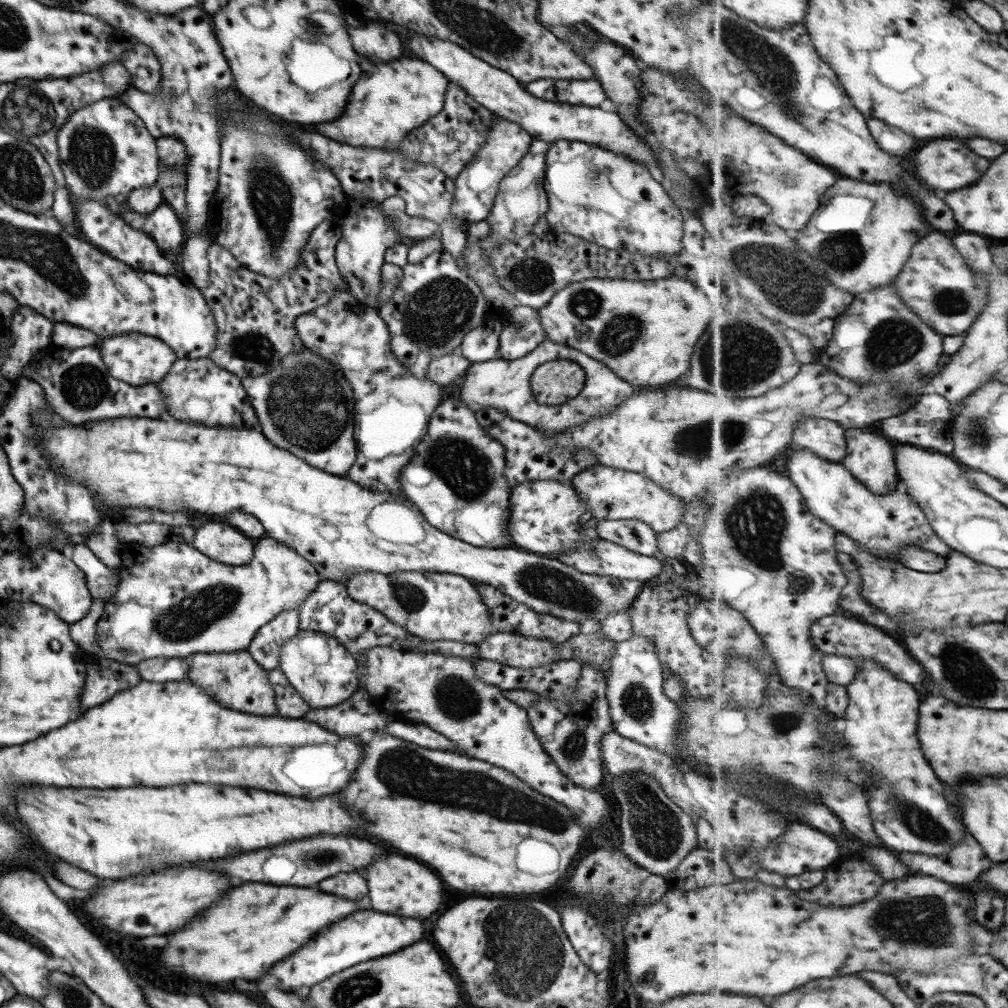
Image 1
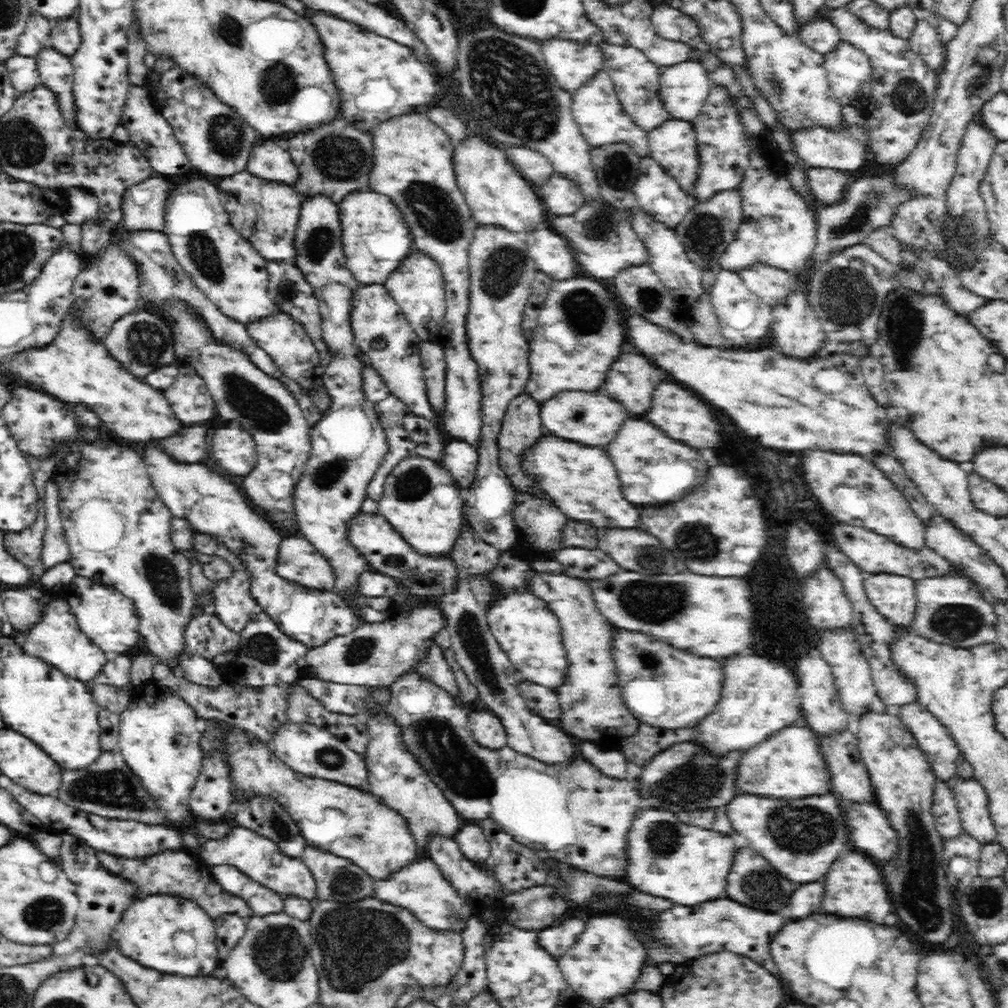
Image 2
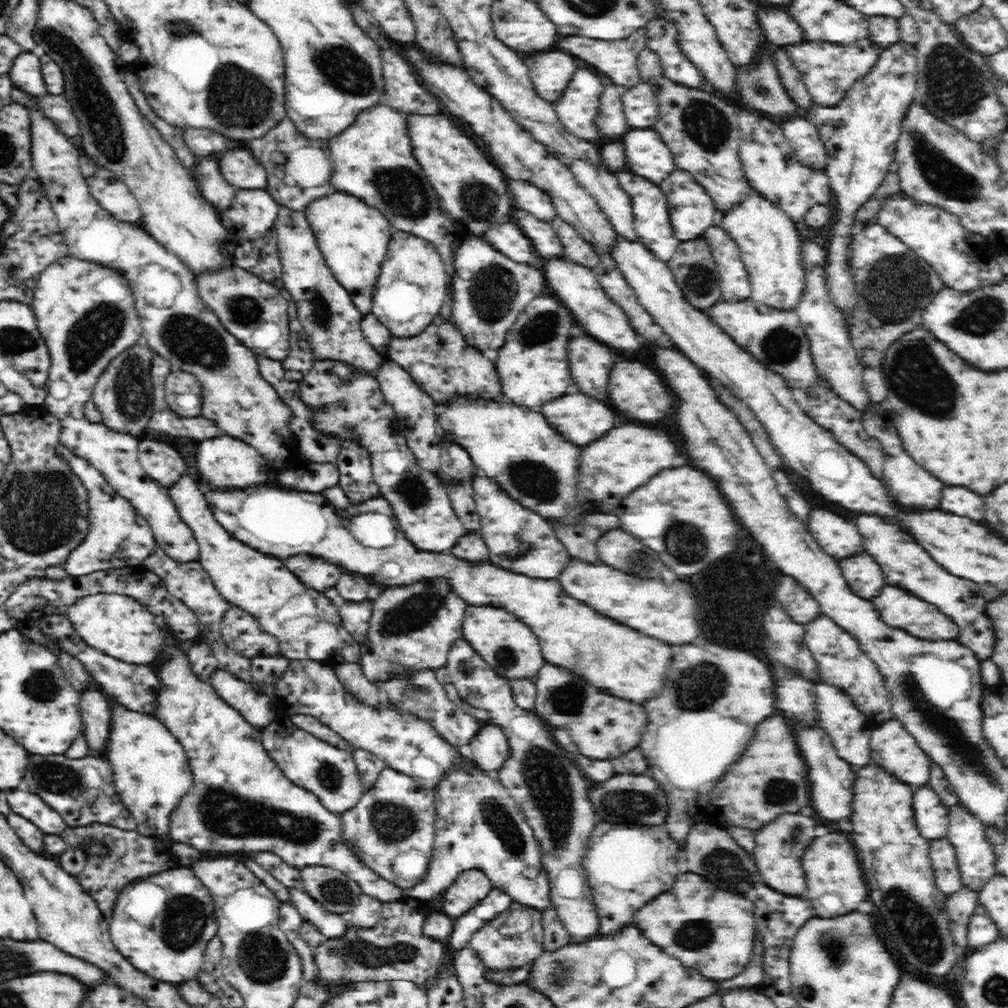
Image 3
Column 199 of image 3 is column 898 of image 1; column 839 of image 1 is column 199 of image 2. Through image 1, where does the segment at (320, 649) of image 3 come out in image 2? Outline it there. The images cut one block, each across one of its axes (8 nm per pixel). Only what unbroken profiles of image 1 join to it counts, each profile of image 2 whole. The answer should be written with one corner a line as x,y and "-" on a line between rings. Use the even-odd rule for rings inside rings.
159,440
152,442
154,444
148,444
142,450
142,456
158,496
174,517
188,520
197,532
215,536
248,565
253,577
253,595
266,614
277,621
282,632
302,641
308,648
314,648
334,636
350,634
361,625
362,620
356,610
334,590
307,589
276,574
278,546
284,537
269,521
250,508
240,487
234,486
226,478
227,474
202,462
177,460

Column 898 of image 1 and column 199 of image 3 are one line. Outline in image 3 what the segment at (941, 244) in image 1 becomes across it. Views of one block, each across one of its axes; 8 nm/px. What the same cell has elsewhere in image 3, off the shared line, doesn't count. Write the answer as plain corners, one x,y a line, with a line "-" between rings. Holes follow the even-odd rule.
240,268
196,276
202,301
219,317
222,325
258,355
284,363
290,356
289,305
280,287

